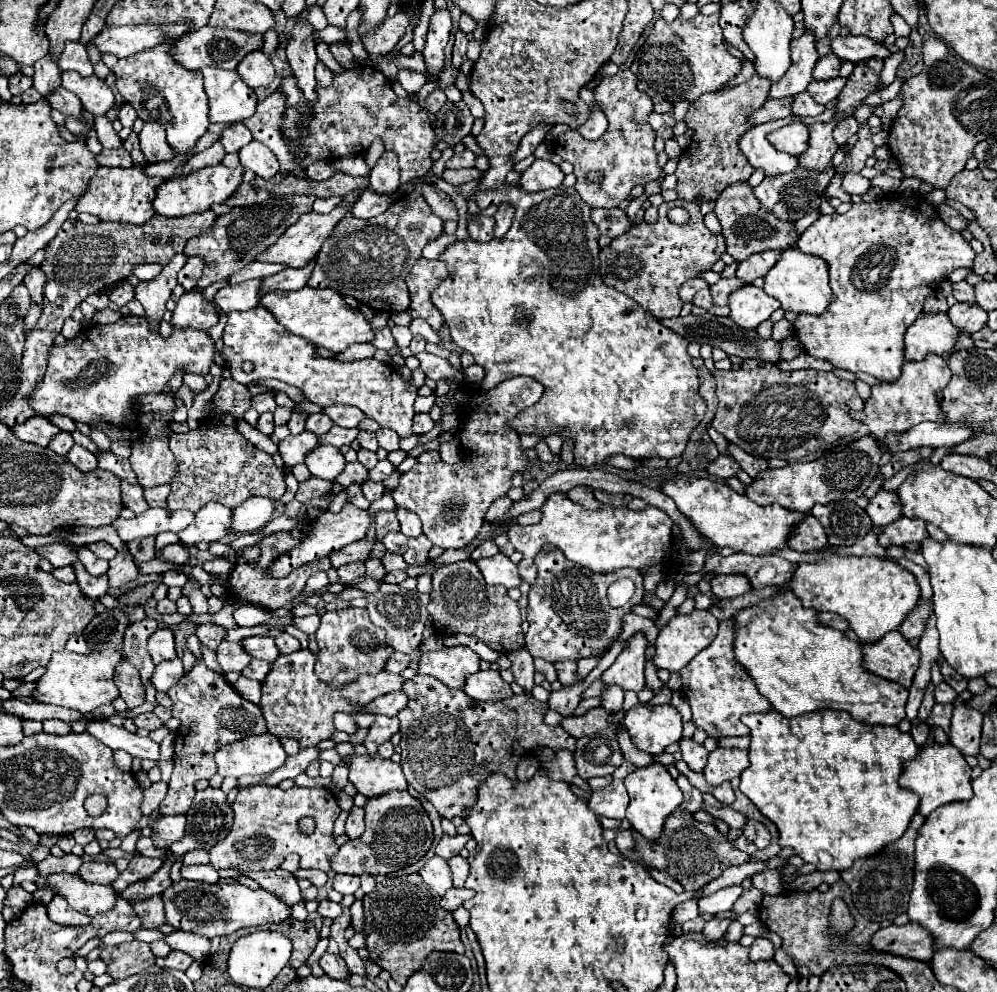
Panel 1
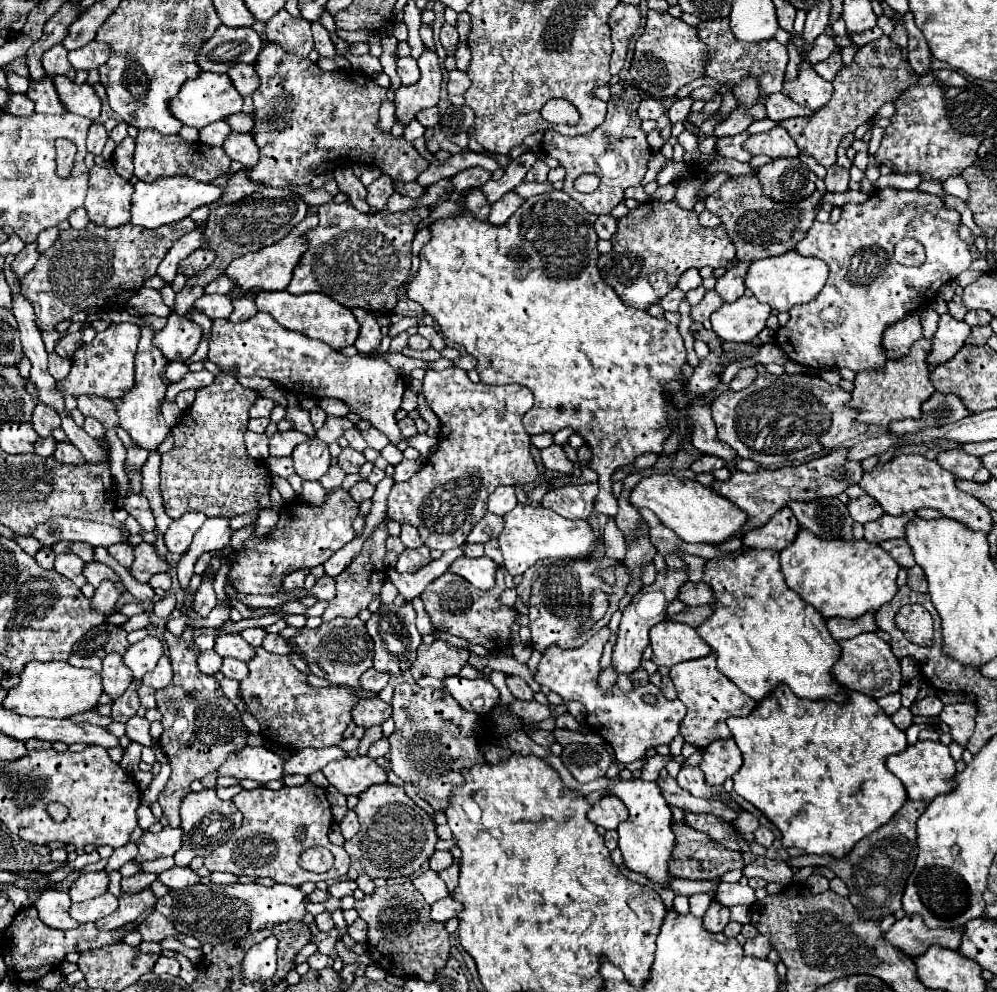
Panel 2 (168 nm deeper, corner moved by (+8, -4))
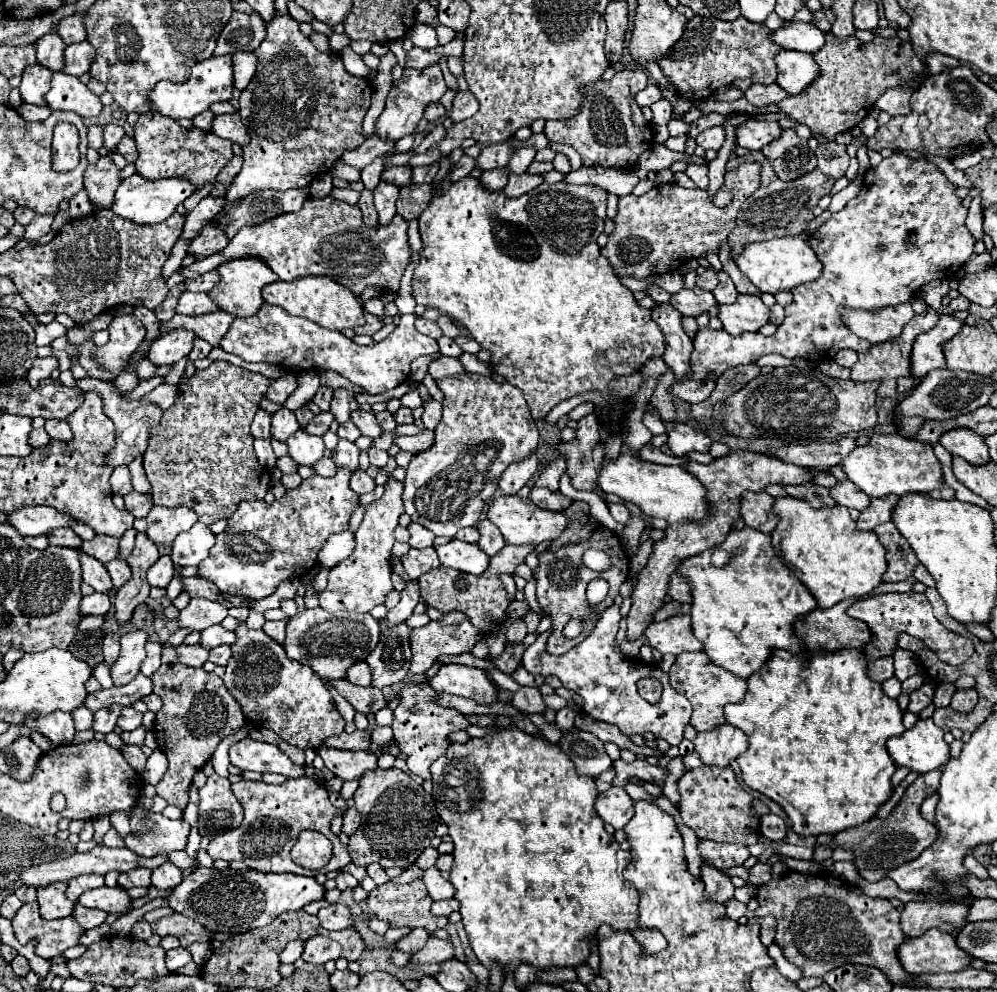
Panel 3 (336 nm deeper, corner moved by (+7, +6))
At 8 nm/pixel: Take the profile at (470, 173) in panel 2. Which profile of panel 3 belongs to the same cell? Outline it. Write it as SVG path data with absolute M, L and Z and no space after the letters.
M498 143L498 145L488 145L480 151L476 159L476 167L480 171L490 171L490 169L502 169L506 167L508 159L512 155L512 147L508 143Z

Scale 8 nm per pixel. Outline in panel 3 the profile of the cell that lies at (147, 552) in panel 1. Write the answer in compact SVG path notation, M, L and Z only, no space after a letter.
M96 535L92 541L84 541L82 543L82 551L94 555L98 561L106 563L110 559L118 557L118 537L108 537L108 535Z

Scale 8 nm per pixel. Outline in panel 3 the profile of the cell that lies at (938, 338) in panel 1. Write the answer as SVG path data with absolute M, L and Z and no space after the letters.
M910 303L884 307L880 311L846 311L844 323L858 337L874 343L886 343L902 333L904 325L916 315Z

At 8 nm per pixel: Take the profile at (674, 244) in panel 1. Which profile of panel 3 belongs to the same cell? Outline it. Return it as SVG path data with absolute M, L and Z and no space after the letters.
M746 163L736 170L725 174L724 186L734 191L734 199L728 207L714 207L708 199L708 193L702 189L684 189L676 183L656 185L648 193L636 197L626 195L618 201L618 213L614 217L616 229L608 235L606 247L602 247L602 255L610 261L614 273L618 277L634 277L646 279L650 275L662 275L670 271L678 271L686 259L706 257L708 253L718 253L722 241L728 239L734 229L736 213L742 201L758 189L760 181L760 165Z

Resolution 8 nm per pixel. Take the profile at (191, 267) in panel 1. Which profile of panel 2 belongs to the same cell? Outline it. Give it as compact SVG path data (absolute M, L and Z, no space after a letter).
M197 249L197 251L193 251L187 259L181 261L179 273L183 273L185 277L193 277L195 273L203 271L205 267L209 267L213 261L215 261L215 251L209 251L209 249Z

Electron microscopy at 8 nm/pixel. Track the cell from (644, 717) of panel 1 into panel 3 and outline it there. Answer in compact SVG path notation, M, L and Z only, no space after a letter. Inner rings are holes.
M616 605L608 607L602 615L600 621L596 623L594 631L574 649L570 649L566 655L554 657L546 653L542 647L546 647L546 639L552 633L552 629L544 631L538 635L538 639L524 651L522 665L532 673L532 675L554 675L562 681L562 685L570 691L576 691L582 699L584 705L582 709L604 723L616 725L624 735L644 735L644 733L654 733L656 739L664 739L670 745L678 745L682 741L684 727L690 721L690 701L676 693L670 683L668 683L668 673L664 673L658 667L650 667L642 661L634 661L624 657L616 647L614 647L614 637L618 633L618 623L620 623L620 611ZM642 677L656 677L664 685L664 697L658 703L648 703L644 701L638 691L636 691L636 681Z

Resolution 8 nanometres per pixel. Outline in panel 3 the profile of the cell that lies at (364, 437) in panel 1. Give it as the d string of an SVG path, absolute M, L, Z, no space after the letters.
M346 421L346 423L342 423L340 429L338 429L338 437L348 439L348 441L356 441L356 439L360 437L360 431L358 431L358 427L356 427L352 421Z

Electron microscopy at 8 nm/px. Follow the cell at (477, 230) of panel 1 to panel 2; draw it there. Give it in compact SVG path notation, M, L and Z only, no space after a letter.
M471 189L465 197L465 207L477 217L477 219L487 219L491 211L491 203L487 201L485 193L481 189Z

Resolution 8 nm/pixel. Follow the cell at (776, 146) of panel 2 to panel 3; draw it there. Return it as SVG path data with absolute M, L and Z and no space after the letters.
M750 119L736 129L738 145L746 149L762 149L764 145L776 141L780 135L782 135L782 127L778 121Z

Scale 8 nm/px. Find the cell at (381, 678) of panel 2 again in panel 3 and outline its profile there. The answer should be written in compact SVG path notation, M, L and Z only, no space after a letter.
M366 661L358 663L358 665L352 665L350 667L350 673L346 673L346 679L354 685L362 685L362 687L368 687L372 683L372 673L366 665Z

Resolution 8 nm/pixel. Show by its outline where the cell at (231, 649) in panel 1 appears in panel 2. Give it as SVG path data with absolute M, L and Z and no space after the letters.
M205 651L205 653L199 653L197 657L197 667L205 673L205 675L213 675L219 671L221 667L221 657L215 653L215 651Z

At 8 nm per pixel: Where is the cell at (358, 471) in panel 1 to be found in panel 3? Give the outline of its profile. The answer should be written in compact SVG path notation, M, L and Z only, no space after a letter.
M322 457L322 459L314 465L314 469L316 469L316 473L322 475L322 477L332 477L332 475L336 475L336 471L338 471L338 467L334 465L334 461L332 461L330 457Z

